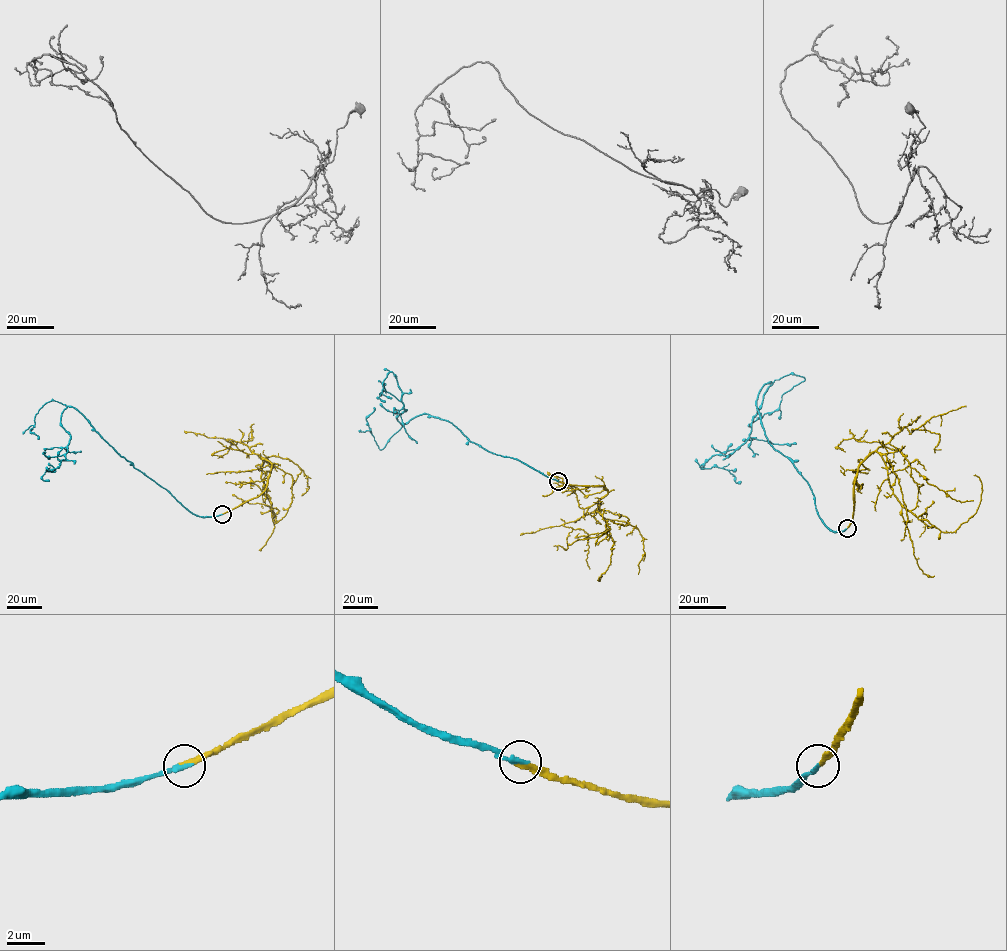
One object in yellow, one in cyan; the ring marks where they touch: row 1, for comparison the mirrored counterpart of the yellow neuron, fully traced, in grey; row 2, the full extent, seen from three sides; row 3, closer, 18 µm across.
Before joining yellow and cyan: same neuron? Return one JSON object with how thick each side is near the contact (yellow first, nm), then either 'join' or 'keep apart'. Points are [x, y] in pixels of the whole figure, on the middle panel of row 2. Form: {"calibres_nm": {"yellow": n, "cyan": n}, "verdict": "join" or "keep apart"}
{"calibres_nm": {"yellow": 280, "cyan": 280}, "verdict": "join"}

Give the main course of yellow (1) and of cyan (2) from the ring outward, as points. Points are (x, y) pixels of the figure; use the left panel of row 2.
1: (222, 514), (262, 492), (271, 464), (261, 458), (276, 517), (262, 498), (265, 475)
2: (222, 514), (189, 511), (68, 406), (61, 416), (70, 436), (65, 460), (47, 468), (42, 479), (49, 480)

